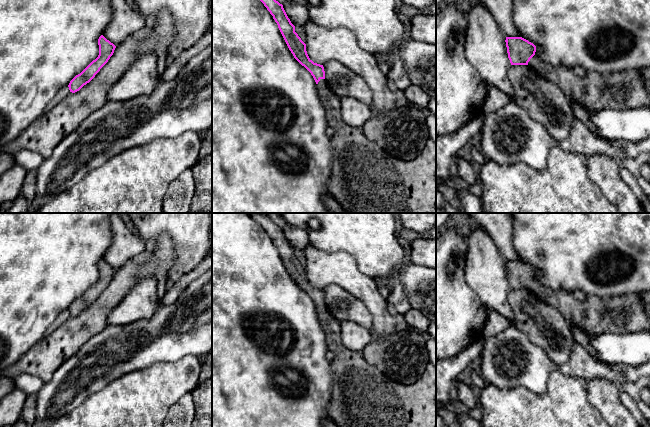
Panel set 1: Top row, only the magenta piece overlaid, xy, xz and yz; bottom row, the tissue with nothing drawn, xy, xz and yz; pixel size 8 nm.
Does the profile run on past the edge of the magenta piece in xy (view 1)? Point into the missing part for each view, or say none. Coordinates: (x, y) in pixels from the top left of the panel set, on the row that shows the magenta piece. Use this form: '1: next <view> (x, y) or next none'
1: next none

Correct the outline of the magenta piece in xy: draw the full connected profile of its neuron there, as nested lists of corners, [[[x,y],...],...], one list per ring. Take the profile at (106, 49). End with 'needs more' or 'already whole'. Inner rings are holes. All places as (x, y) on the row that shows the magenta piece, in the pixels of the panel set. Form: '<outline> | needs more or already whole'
[[[103,35],[98,39],[99,55],[80,74],[76,75],[69,83],[70,92],[79,91],[84,85],[89,83],[100,69],[108,62],[113,55],[116,46],[107,40]]] | already whole

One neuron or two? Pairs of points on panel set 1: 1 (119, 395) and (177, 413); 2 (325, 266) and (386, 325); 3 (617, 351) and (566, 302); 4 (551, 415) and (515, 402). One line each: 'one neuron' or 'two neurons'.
1: two neurons
2: one neuron
3: two neurons
4: one neuron

